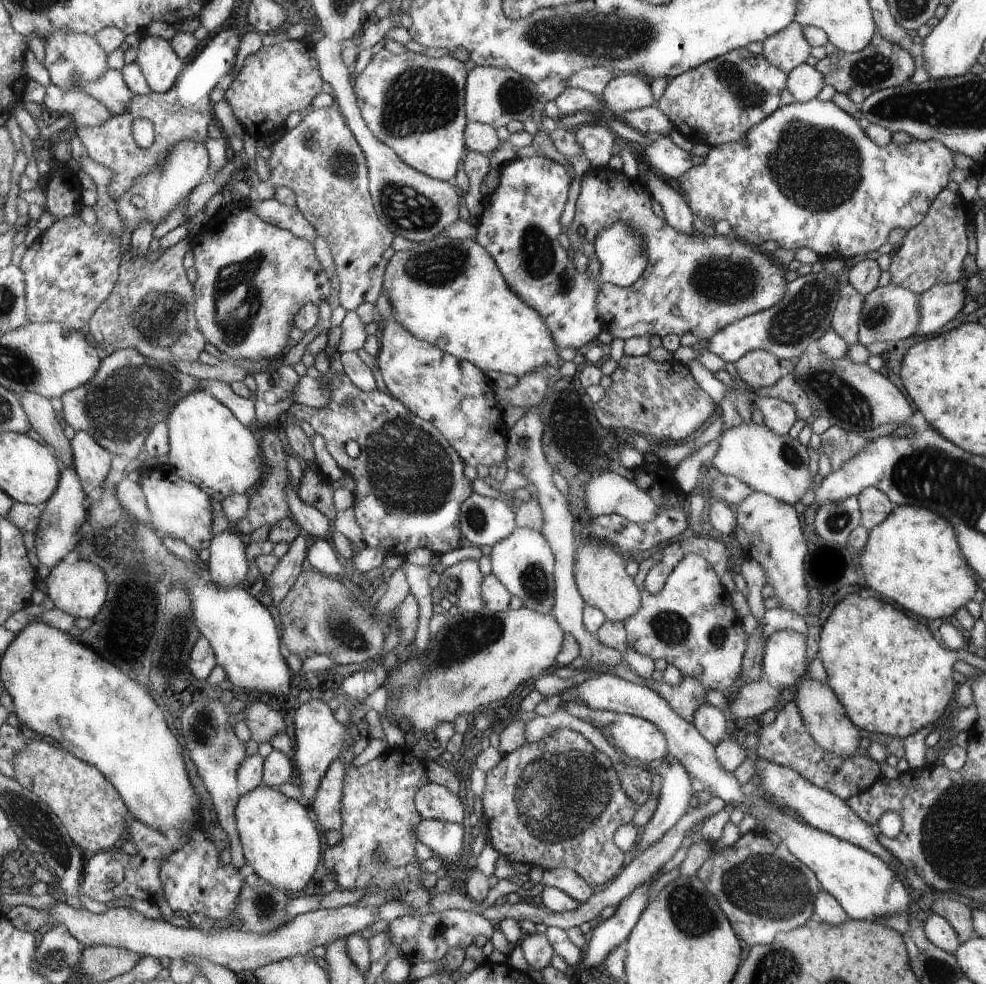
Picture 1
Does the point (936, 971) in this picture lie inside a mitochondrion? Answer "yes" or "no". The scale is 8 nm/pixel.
yes

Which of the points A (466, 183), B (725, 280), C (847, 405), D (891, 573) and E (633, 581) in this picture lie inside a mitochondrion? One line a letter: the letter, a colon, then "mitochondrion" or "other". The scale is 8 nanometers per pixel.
A: other
B: mitochondrion
C: mitochondrion
D: other
E: other

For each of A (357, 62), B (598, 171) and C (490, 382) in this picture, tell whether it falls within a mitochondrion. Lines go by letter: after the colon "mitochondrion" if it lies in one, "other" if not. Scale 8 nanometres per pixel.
A: other
B: other
C: other

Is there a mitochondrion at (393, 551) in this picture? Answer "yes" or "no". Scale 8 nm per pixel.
no

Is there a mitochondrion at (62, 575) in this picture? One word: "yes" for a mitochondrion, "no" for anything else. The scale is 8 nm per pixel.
no

